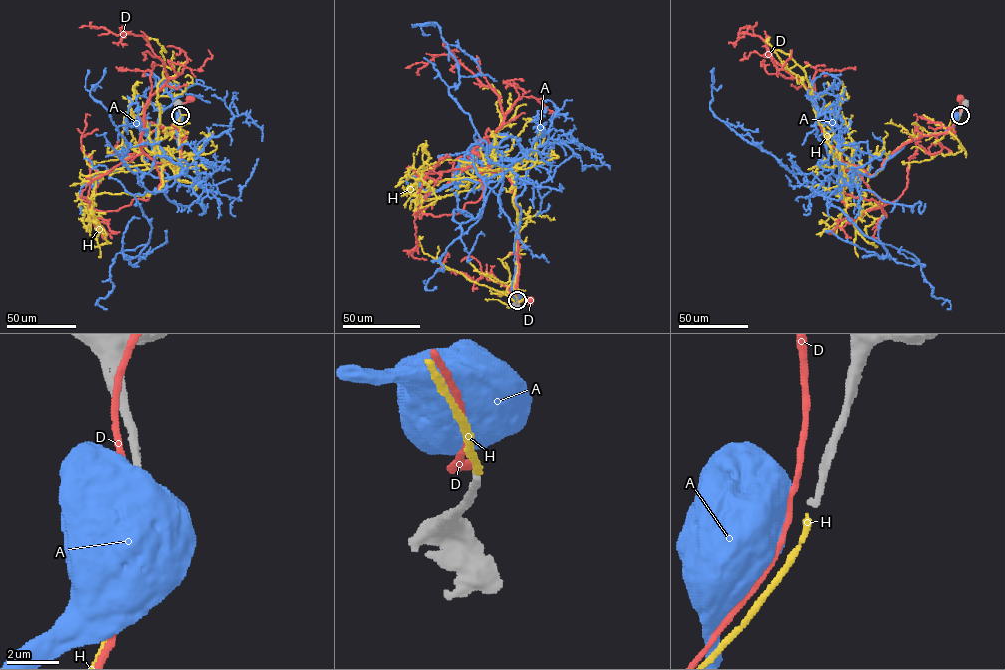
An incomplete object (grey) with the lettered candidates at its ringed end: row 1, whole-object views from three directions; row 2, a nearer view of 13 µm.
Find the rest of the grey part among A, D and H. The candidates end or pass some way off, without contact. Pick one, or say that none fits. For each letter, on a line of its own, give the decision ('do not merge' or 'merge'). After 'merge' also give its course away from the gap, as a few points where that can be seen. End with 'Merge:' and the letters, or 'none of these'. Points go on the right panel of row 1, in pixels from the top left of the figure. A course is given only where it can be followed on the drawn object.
A: do not merge
D: do not merge
H: merge | via (960, 116), (947, 131), (904, 142), (873, 176), (841, 165), (842, 195), (833, 194), (877, 246)
Merge: H

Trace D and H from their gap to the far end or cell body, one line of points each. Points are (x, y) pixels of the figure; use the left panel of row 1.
D: (179, 115), (179, 107), (190, 98)
H: (180, 116), (176, 176), (177, 168), (165, 165), (157, 192), (92, 196), (94, 221), (107, 242), (92, 246)

